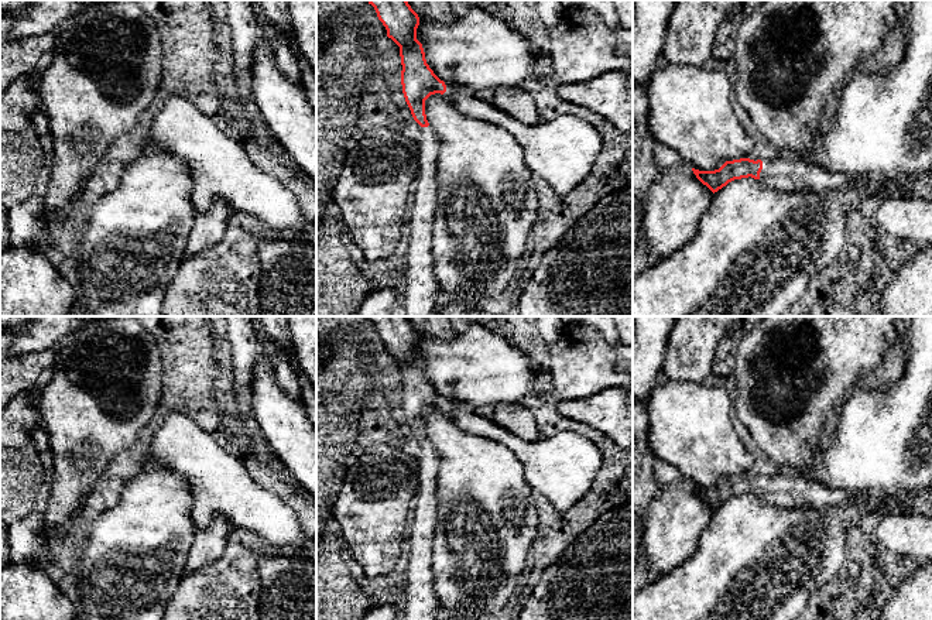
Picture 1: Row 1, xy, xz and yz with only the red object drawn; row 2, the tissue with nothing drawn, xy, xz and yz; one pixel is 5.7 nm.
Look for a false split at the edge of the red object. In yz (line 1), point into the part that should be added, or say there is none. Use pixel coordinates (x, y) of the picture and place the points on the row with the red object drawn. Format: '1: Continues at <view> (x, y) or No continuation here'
1: Continues at yz (784, 174)

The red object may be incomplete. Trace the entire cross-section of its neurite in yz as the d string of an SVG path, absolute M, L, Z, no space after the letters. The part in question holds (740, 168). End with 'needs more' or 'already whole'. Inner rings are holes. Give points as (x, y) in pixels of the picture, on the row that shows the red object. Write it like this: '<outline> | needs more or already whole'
M781 157L772 161L740 158L726 161L719 169L699 171L692 168L696 178L713 193L729 182L741 178L758 179L763 186L778 191L844 191L856 185L856 177L829 172L823 167L803 158Z | needs more

